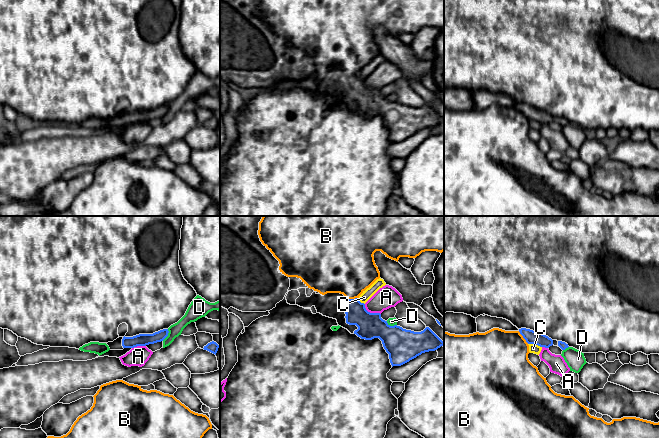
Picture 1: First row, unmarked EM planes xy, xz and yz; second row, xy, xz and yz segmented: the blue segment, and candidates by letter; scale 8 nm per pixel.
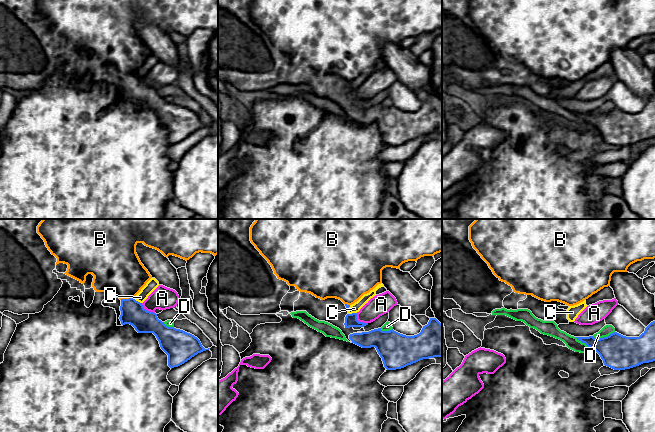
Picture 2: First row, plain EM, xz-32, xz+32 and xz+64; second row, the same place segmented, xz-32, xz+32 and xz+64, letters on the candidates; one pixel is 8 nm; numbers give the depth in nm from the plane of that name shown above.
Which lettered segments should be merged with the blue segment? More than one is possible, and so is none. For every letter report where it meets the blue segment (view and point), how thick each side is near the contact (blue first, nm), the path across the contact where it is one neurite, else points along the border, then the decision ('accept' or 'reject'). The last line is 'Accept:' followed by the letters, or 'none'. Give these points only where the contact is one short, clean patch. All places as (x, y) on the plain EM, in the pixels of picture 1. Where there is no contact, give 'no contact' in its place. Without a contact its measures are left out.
A: meets blue in xz at (371, 89); 200 nm thick on the blue side, 180 nm on the other; border along xz (364, 80), (368, 87), (380, 90); reject
B: meets blue in yz at (523, 113); 110 nm thick on the blue side, 440 nm on the other; reject
C: meets blue in yz at (535, 120); 110 nm thick on the blue side, 70 nm on the other; border along yz (528, 119), (534, 119), (541, 123); reject
D: meets blue in xz at (391, 102); 260 nm thick on the blue side, 60 nm on the other; reject
Accept: none

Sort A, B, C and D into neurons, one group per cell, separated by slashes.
A / B / C / D

